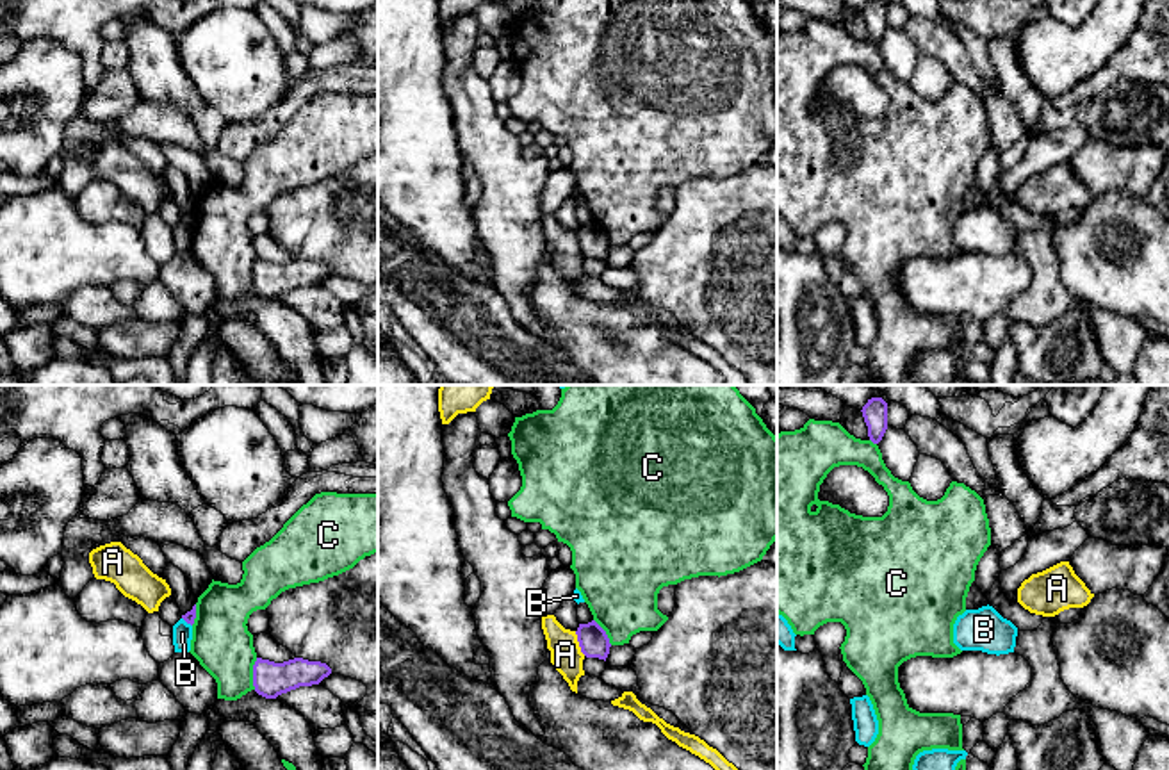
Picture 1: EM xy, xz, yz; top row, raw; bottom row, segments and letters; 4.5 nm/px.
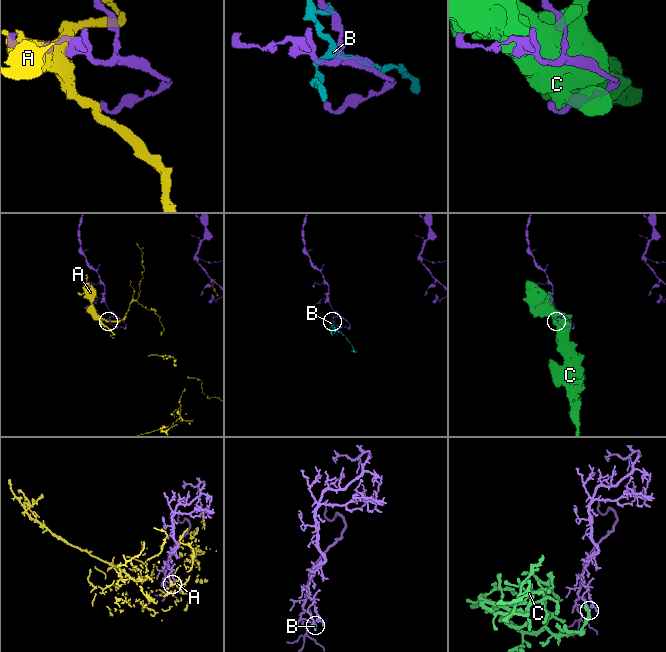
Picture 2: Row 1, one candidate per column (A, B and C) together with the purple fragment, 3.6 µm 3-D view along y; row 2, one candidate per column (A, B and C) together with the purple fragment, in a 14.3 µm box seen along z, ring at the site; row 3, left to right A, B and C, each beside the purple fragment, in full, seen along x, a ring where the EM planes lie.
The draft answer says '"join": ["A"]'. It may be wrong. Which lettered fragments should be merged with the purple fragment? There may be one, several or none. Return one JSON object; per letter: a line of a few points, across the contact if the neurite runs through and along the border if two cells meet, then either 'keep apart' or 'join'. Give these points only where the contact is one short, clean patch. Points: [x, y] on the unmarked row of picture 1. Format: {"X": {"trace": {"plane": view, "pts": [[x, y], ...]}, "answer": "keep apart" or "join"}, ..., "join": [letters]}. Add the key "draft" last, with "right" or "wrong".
{"A": {"answer": "keep apart"}, "B": {"trace": {"plane": "xy", "pts": [[182, 218], [191, 227]]}, "answer": "keep apart"}, "C": {"answer": "keep apart"}, "join": [], "draft": "wrong"}

